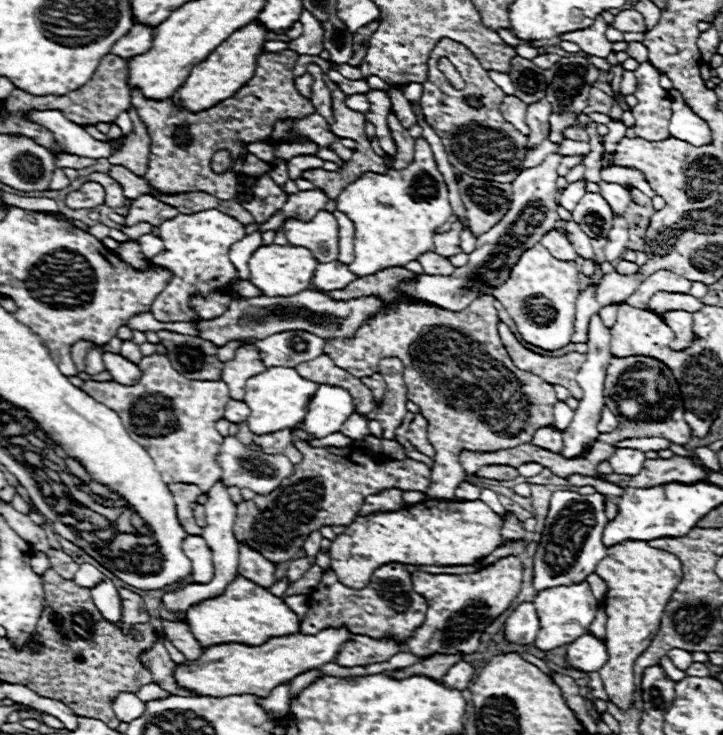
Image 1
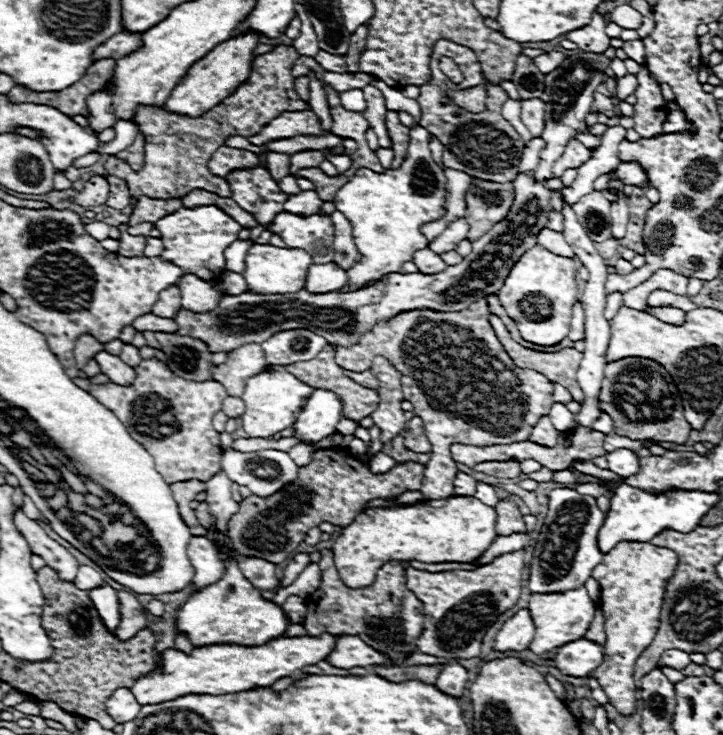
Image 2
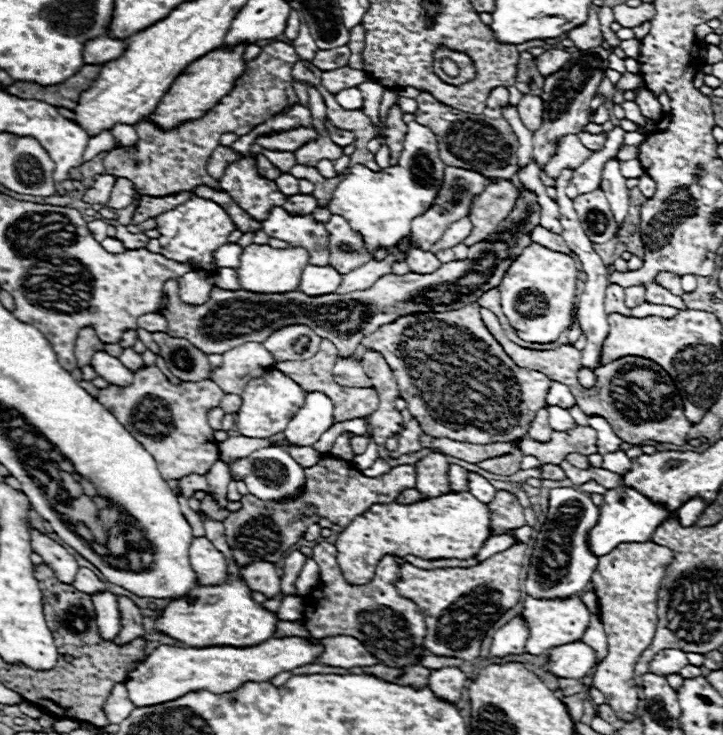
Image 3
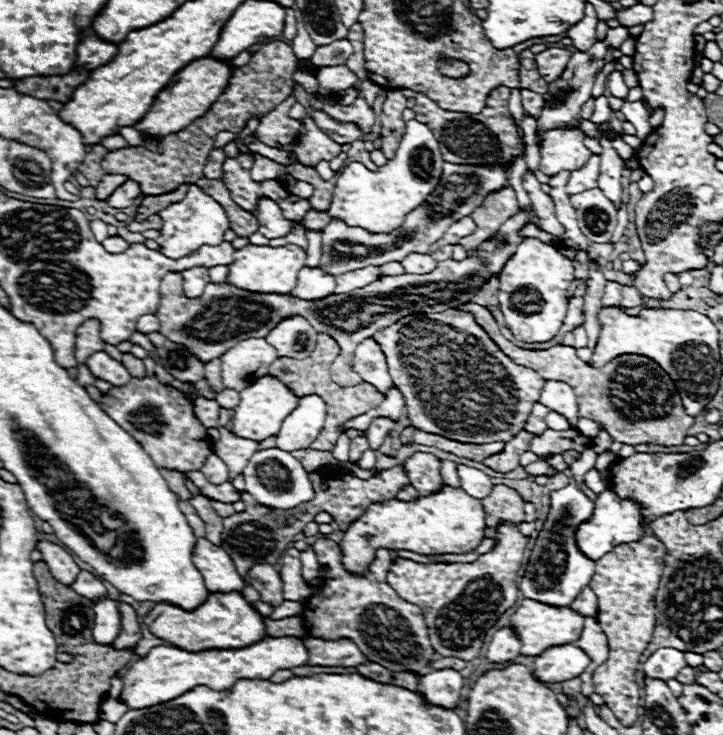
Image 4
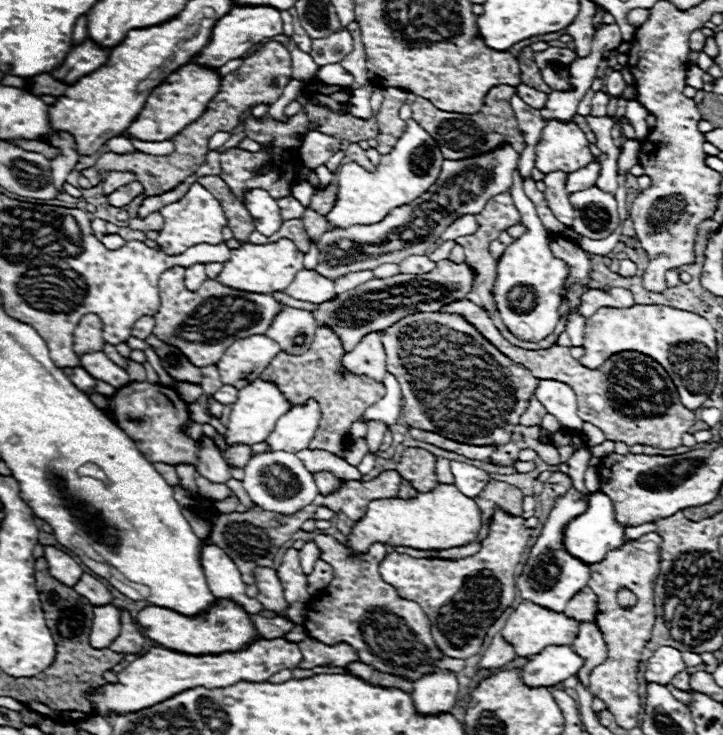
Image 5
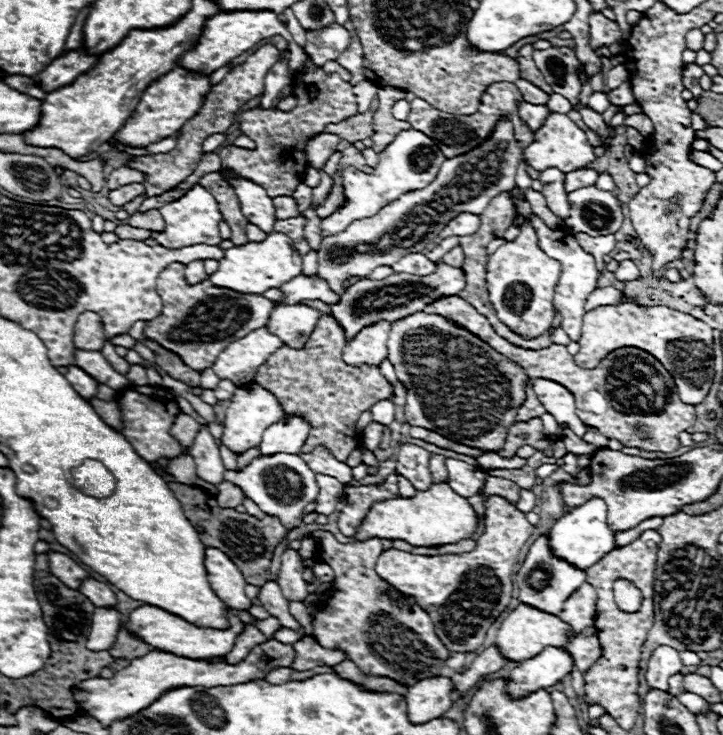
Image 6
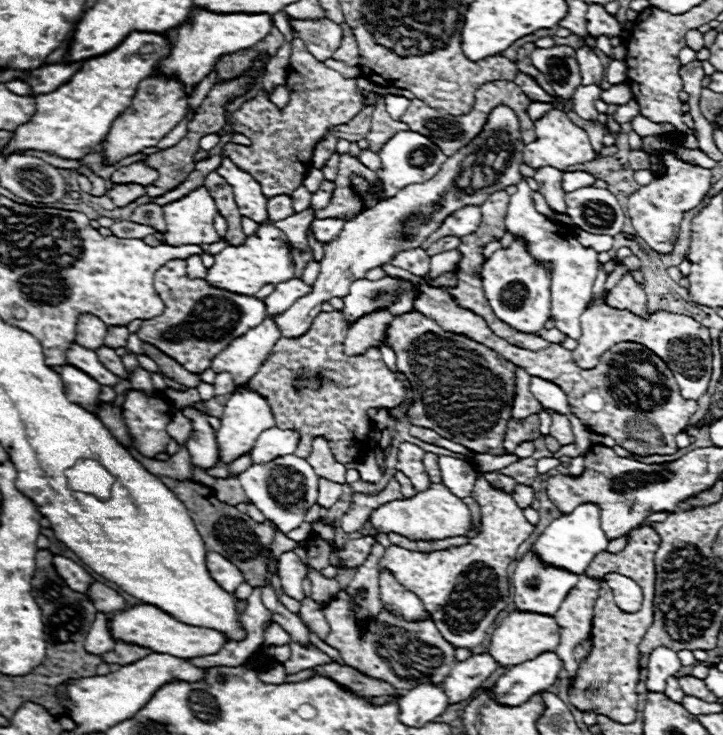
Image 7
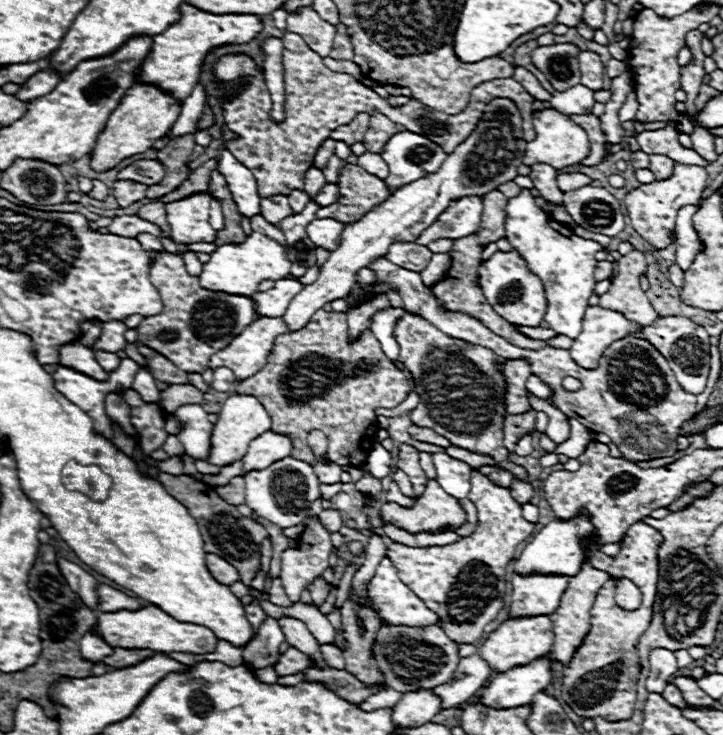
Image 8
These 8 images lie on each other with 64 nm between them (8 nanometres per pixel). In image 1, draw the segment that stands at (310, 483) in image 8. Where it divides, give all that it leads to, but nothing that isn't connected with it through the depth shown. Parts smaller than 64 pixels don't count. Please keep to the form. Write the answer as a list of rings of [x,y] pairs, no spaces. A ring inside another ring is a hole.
[[[234,436],[224,438],[220,446],[220,454],[218,454],[218,464],[222,468],[222,482],[226,486],[250,488],[256,494],[270,494],[294,470],[294,464],[284,454],[266,454],[260,450],[248,450]]]

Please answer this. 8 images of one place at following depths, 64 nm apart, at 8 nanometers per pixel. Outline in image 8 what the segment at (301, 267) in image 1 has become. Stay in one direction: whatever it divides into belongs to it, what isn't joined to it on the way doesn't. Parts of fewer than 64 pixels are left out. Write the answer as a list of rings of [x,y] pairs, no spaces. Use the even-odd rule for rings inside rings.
[[[252,216],[252,234],[242,244],[222,244],[212,254],[210,260],[202,266],[200,286],[208,290],[220,290],[226,294],[250,296],[258,290],[262,280],[280,280],[290,272],[290,260],[286,258],[284,234],[274,224],[268,224],[262,216]],[[278,236],[278,240],[274,240]]]

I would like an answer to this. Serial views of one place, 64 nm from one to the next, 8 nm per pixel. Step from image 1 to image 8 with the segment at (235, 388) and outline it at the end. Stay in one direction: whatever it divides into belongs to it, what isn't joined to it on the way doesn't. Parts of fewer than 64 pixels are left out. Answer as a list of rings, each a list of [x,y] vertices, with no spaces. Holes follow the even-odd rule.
[[[282,317],[259,318],[246,326],[224,350],[212,354],[210,368],[228,366],[236,374],[236,380],[244,380],[264,366],[276,337],[287,331]]]

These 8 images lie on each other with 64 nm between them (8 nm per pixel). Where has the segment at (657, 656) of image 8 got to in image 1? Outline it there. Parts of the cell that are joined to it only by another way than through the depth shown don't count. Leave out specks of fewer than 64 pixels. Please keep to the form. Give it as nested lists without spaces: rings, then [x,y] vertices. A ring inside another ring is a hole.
[[[674,648],[674,650],[668,650],[668,656],[670,656],[670,660],[674,662],[674,666],[676,666],[678,670],[686,670],[686,668],[692,664],[692,654],[686,652],[686,650]]]

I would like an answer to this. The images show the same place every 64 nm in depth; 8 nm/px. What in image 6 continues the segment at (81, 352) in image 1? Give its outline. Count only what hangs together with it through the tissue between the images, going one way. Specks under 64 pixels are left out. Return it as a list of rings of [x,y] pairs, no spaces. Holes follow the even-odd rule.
[[[92,312],[80,314],[74,330],[74,346],[82,350],[102,350],[104,344],[106,344],[106,334],[102,320]]]

